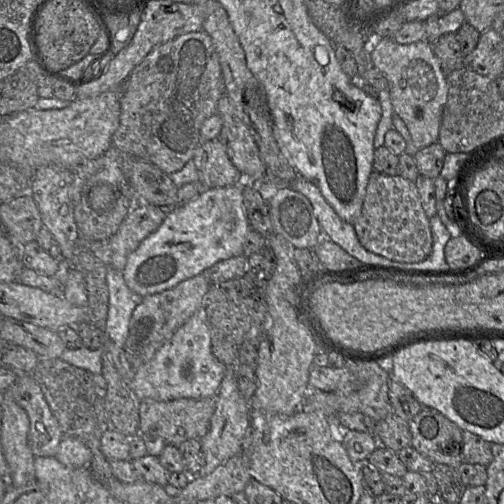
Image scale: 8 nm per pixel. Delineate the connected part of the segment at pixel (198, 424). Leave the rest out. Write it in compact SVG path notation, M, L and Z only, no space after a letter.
M216 396L202 399L179 398L169 401L142 399L138 401L139 434L156 435L164 439L166 444L175 446L190 439L201 440L210 428L215 408Z

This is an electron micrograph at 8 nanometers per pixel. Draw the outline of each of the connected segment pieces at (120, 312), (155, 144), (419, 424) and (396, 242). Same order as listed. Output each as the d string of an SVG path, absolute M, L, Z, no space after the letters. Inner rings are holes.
M107 266L109 309L106 335L117 346L123 348L129 335L129 325L139 298L128 288L122 271Z
M200 30L155 47L133 69L118 92L120 121L112 145L154 164L168 175L180 171L201 145L202 124L217 113L218 101L226 94L211 36Z
M422 405L422 410L408 422L411 447L434 464L458 468L463 463L463 430L434 408Z
M371 173L361 211L352 224L361 245L387 259L416 263L431 253L430 222L422 208L416 184L399 174Z

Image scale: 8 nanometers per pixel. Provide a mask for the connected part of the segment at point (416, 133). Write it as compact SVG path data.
M391 38L374 39L371 43L371 61L388 81L394 114L405 123L414 147L419 150L438 142L447 101L447 83L441 64L432 51L432 44L418 41L402 45Z

